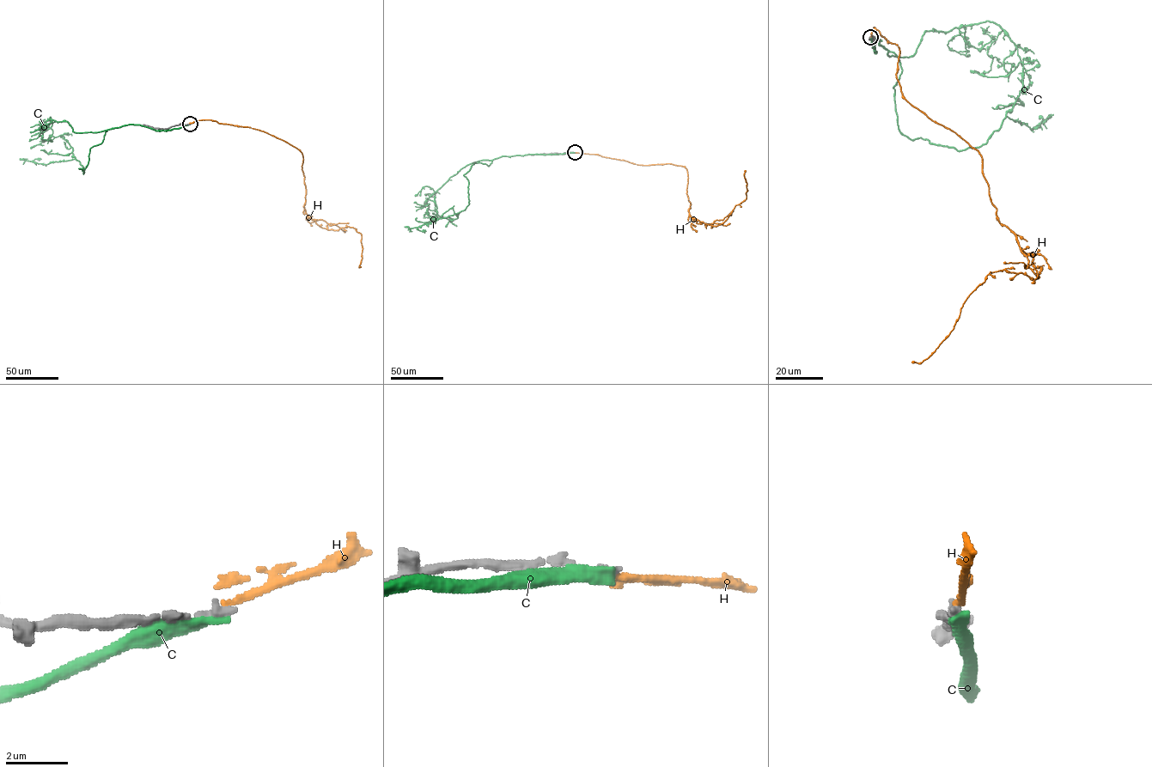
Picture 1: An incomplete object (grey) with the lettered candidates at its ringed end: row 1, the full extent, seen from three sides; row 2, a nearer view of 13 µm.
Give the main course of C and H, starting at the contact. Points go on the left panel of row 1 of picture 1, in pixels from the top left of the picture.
C: (189, 124), (108, 129), (79, 168), (83, 173), (62, 135), (40, 139)
H: (189, 124), (212, 120), (250, 127), (299, 149), (306, 213), (322, 228), (347, 226), (361, 234), (361, 266)

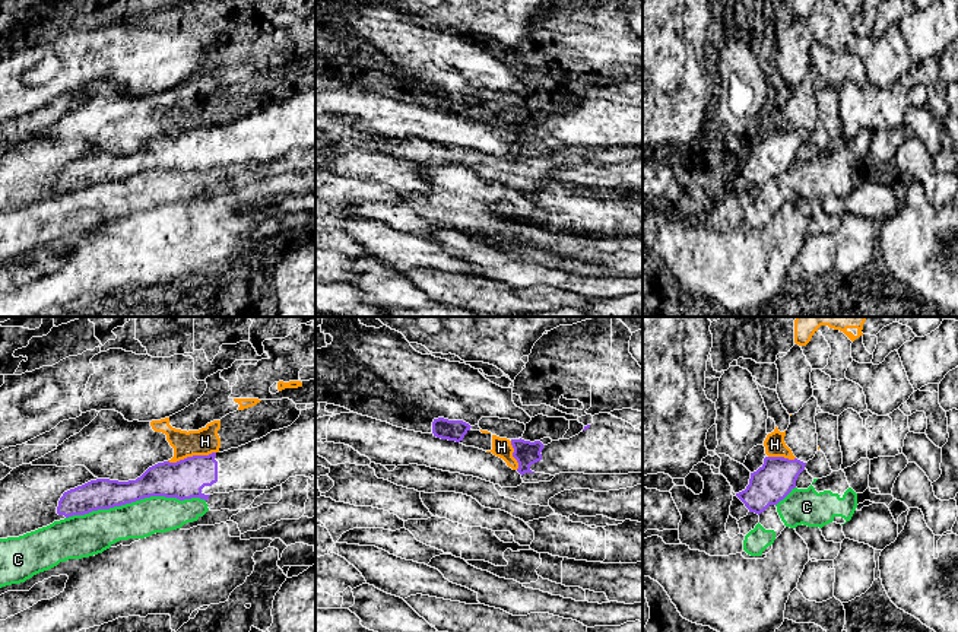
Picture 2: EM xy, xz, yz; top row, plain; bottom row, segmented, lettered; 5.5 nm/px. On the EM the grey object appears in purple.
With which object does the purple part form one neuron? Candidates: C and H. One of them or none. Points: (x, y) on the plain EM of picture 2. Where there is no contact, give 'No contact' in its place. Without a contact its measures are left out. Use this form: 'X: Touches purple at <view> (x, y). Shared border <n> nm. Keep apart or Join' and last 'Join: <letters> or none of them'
C: Touches purple at xy (135, 174). Shared border 800 nm. Keep apart
H: Touches purple at xy (193, 129). Shared border 280 nm. Keep apart
Join: none of them

